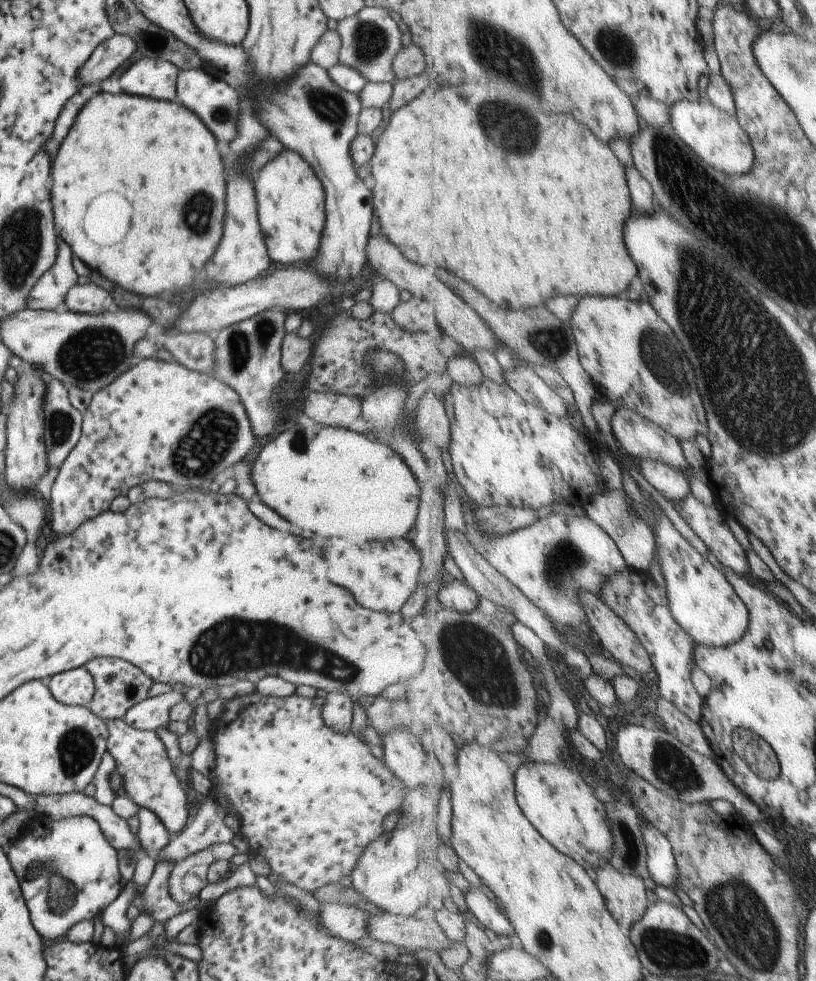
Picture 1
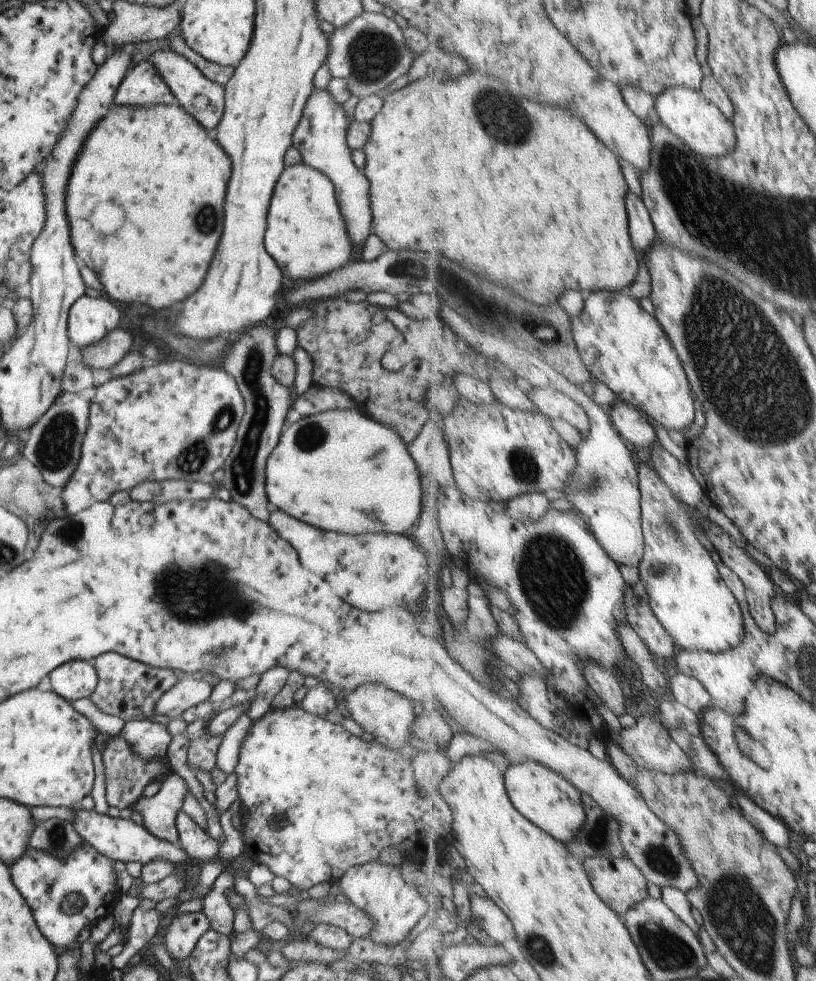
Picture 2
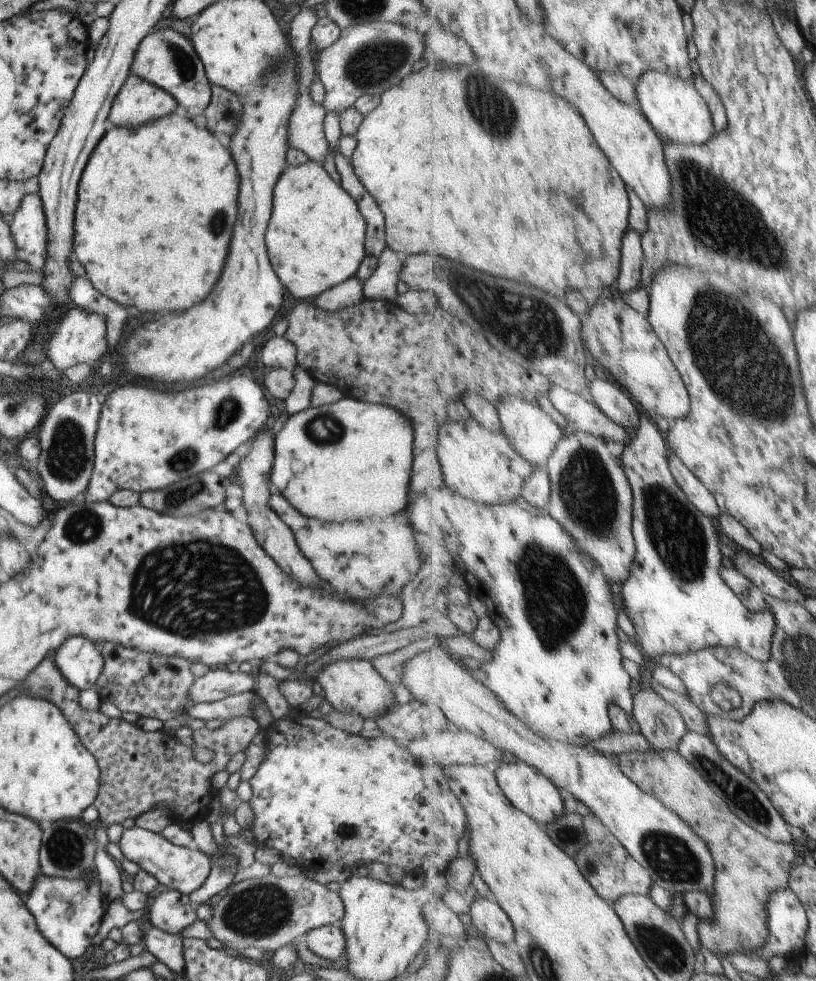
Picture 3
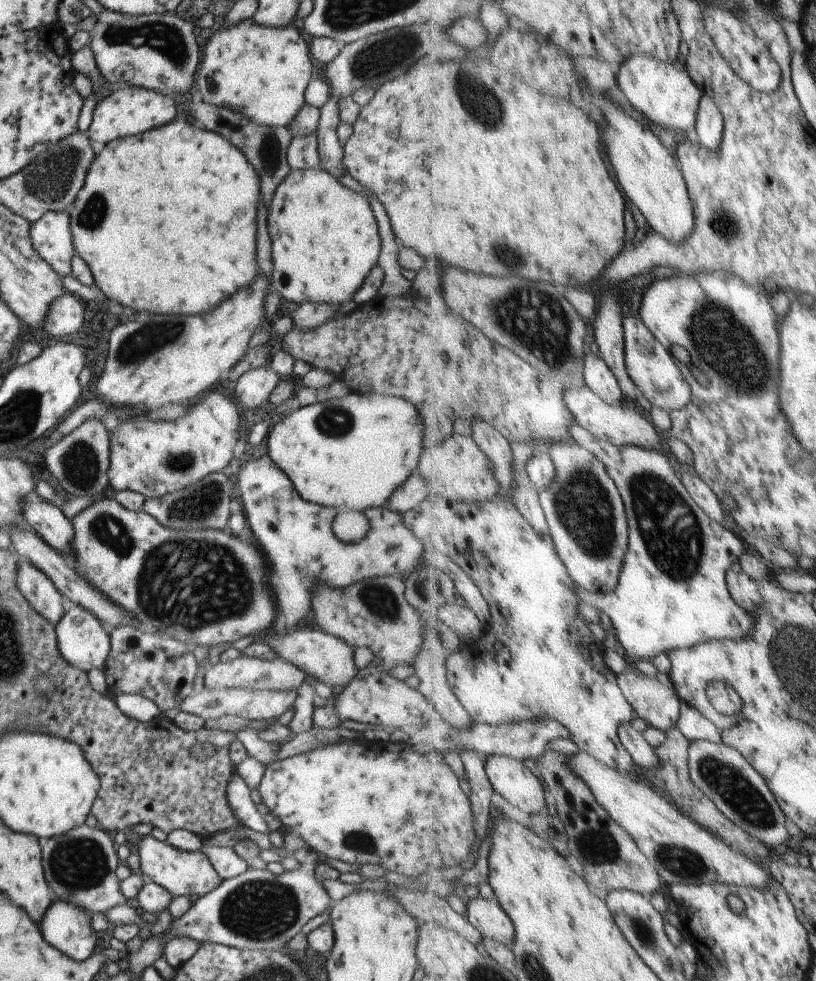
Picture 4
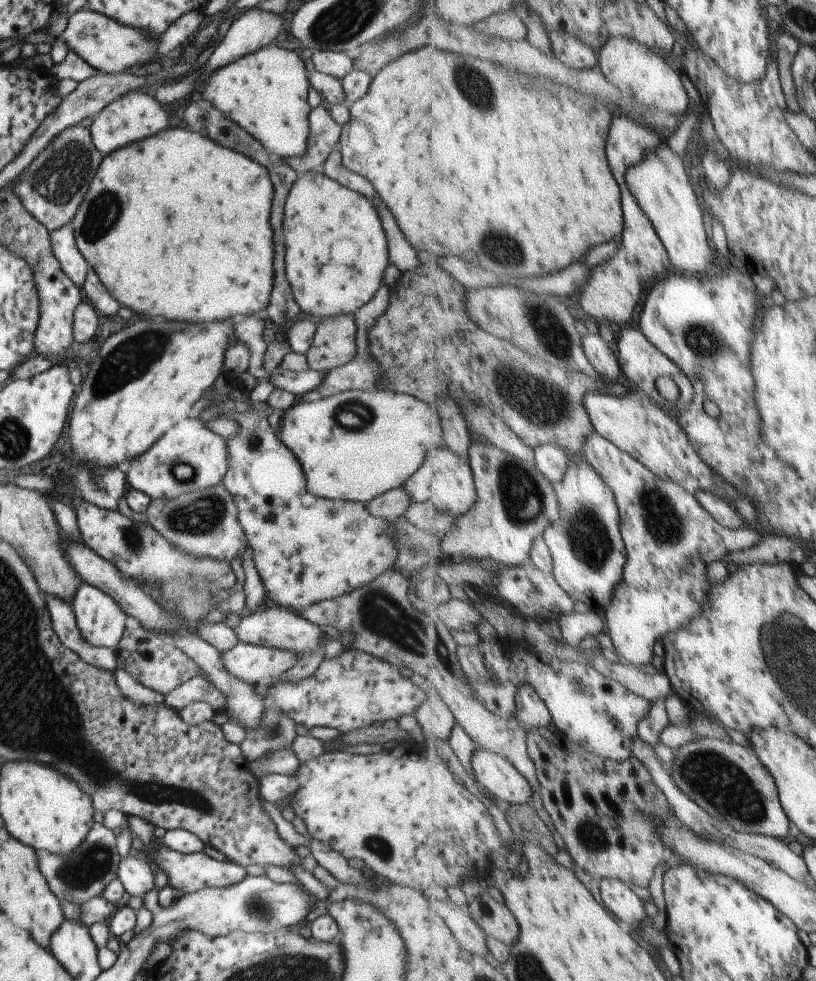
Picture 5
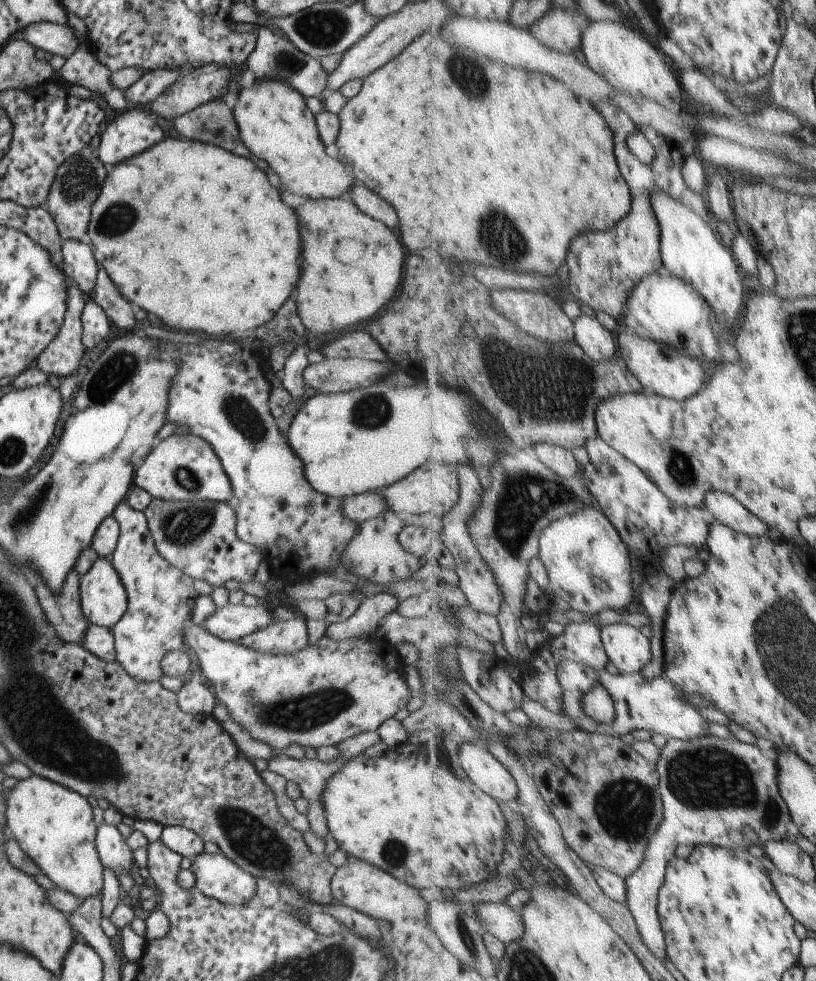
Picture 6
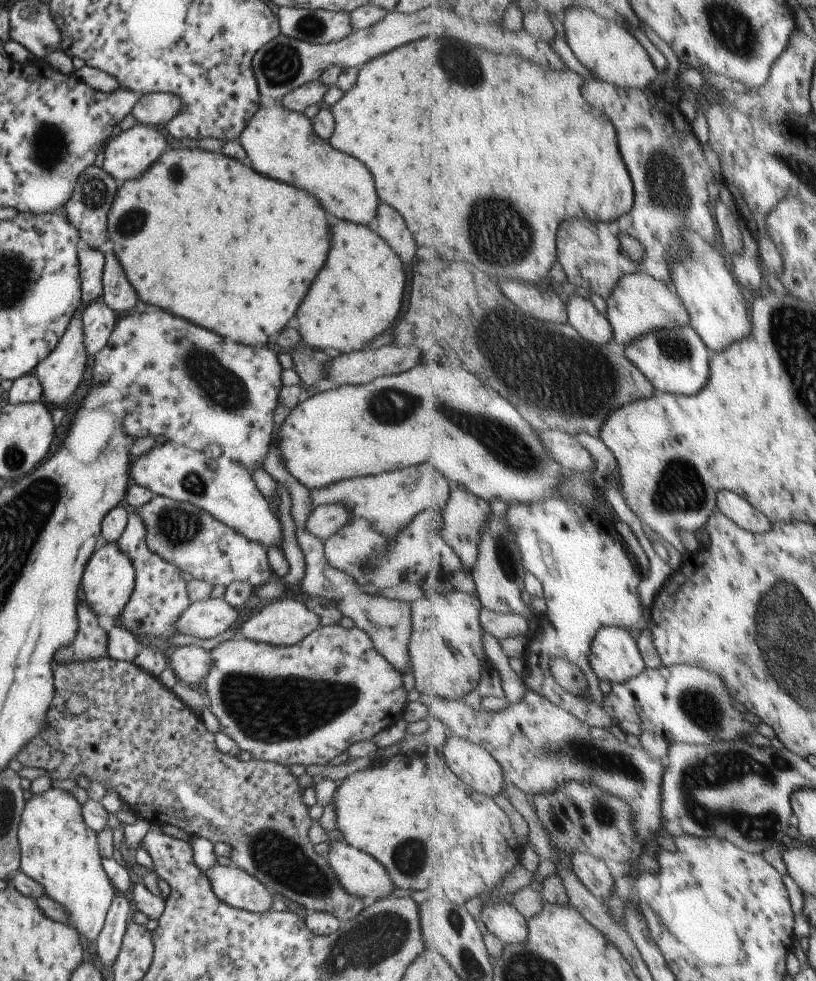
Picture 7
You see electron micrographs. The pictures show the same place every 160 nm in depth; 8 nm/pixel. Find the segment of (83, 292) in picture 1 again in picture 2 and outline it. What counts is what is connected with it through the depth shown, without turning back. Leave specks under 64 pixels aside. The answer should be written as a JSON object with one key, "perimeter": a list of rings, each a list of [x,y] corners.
{"perimeter":[[[83,293],[68,310],[66,320],[66,333],[72,350],[84,349],[88,344],[100,341],[111,329],[114,329],[119,322],[119,312],[108,297],[95,298]]]}

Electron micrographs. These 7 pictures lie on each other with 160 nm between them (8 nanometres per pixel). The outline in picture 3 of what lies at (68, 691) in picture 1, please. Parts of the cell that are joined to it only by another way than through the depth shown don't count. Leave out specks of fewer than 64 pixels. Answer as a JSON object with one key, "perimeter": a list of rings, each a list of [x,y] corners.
{"perimeter":[[[84,637],[67,638],[52,656],[59,674],[78,691],[94,686],[102,669],[102,656],[98,646]]]}

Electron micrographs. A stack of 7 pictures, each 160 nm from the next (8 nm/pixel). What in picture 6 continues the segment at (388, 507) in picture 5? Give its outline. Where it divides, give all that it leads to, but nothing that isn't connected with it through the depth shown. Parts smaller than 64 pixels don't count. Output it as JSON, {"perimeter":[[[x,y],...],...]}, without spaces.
{"perimeter":[[[377,492],[341,499],[341,514],[355,524],[383,515],[385,510],[387,510],[387,502]]]}

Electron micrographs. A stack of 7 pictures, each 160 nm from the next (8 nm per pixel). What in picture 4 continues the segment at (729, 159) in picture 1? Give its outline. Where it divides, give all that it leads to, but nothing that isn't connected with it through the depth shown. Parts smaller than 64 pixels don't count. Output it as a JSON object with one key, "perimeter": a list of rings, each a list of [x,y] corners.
{"perimeter":[[[633,54],[616,69],[621,97],[626,98],[643,114],[647,114],[653,124],[669,128],[681,137],[695,135],[699,104],[705,93],[682,66],[645,54]]]}

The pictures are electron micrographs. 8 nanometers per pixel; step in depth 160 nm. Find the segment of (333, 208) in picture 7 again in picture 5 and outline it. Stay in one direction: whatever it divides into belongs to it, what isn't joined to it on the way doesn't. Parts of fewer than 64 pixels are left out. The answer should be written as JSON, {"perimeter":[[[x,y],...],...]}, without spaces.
{"perimeter":[[[275,45],[263,46],[209,76],[198,98],[223,112],[247,135],[255,138],[269,156],[287,158],[305,153],[308,134],[307,72],[295,52]]]}

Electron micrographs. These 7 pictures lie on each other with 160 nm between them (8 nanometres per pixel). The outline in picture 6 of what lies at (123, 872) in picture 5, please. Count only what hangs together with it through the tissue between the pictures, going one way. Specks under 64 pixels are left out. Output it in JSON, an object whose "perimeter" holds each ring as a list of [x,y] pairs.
{"perimeter":[[[104,822],[96,828],[94,836],[96,851],[104,870],[111,871],[115,876],[123,870],[133,878],[149,880],[148,870],[139,867],[132,857],[132,851],[127,847],[121,834],[113,826]]]}

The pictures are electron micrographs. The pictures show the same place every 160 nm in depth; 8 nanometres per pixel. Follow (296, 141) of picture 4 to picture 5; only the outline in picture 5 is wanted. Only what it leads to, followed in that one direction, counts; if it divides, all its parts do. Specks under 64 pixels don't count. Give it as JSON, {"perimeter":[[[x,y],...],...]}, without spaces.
{"perimeter":[[[325,105],[314,107],[308,115],[308,134],[305,153],[301,156],[283,158],[283,164],[295,170],[296,174],[305,172],[323,174],[323,162],[329,152],[337,147],[340,127],[330,118]]]}

